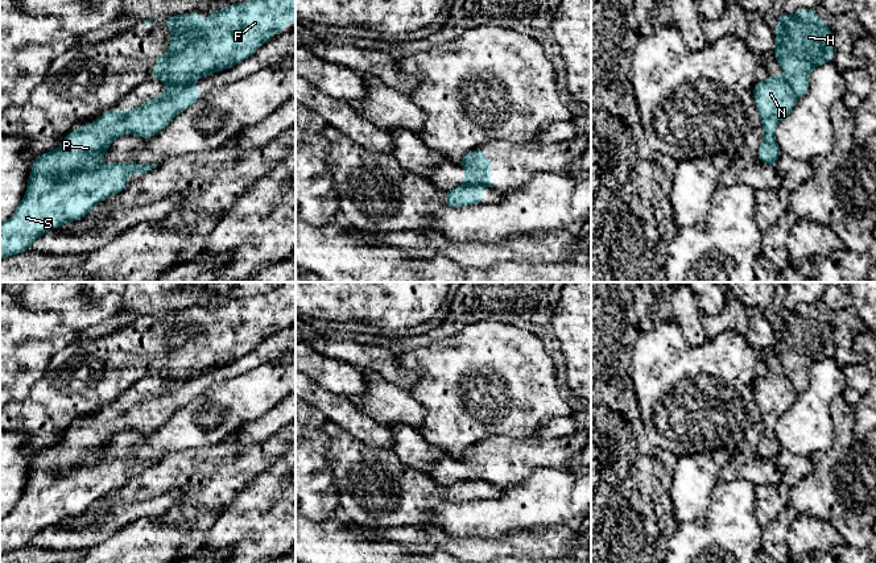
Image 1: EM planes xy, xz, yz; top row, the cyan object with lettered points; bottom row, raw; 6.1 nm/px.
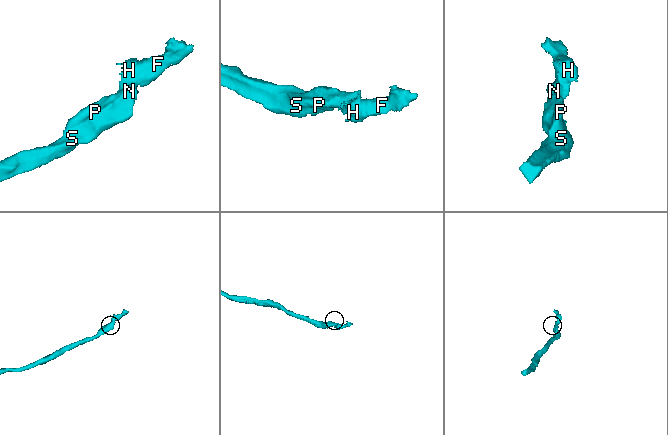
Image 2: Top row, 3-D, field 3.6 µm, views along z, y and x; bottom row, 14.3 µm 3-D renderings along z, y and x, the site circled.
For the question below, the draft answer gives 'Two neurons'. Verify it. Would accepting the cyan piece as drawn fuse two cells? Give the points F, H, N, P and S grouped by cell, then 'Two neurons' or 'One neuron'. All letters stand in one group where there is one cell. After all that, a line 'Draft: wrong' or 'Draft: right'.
Groups: F H / N P S. Two neurons
Draft: right

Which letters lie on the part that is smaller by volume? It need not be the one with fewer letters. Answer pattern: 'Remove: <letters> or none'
Remove: F, H

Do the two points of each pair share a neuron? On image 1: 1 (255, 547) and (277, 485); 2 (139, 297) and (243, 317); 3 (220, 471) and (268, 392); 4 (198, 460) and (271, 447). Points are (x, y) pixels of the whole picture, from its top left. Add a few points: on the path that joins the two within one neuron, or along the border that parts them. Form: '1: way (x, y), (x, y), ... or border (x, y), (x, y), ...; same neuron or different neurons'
1: way (256, 532), (273, 512), (273, 501); same neuron
2: border (197, 305), (191, 307); different neurons
3: border (226, 437), (220, 442), (197, 448); different neurons
4: way (217, 462), (252, 462); same neuron

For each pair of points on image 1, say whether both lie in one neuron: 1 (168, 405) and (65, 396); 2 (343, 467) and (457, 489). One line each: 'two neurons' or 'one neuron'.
1: two neurons
2: one neuron

